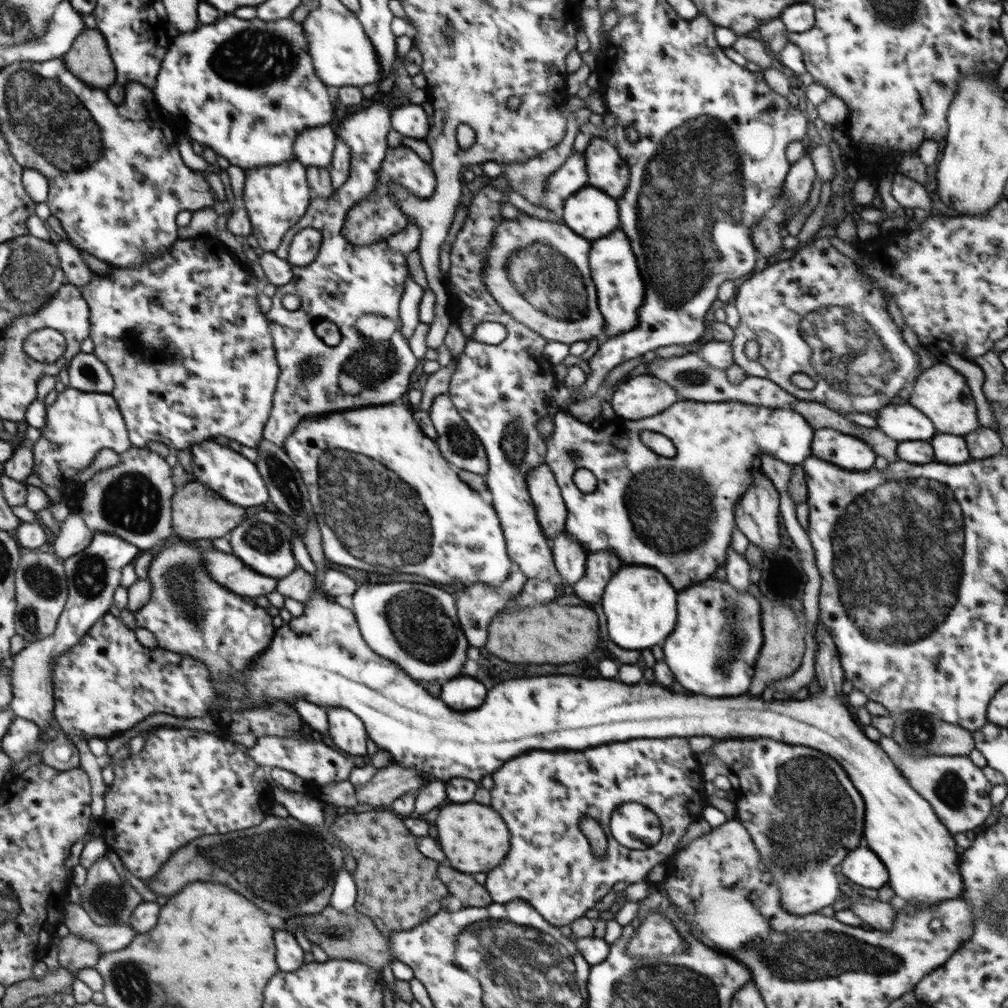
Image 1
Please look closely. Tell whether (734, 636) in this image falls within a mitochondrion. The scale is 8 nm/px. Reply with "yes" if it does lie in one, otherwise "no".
yes

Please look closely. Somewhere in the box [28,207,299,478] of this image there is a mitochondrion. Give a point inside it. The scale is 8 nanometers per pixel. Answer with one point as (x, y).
(87, 370)

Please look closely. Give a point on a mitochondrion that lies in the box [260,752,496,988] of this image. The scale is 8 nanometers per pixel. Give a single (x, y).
(336, 923)

